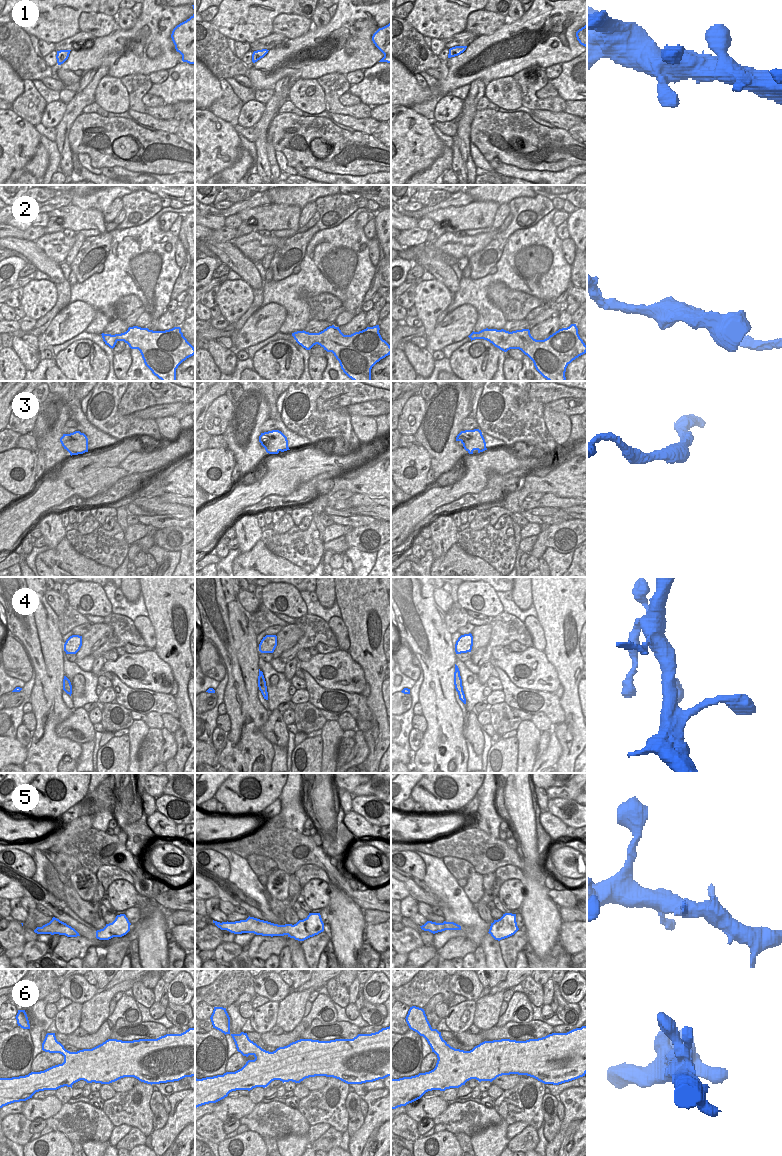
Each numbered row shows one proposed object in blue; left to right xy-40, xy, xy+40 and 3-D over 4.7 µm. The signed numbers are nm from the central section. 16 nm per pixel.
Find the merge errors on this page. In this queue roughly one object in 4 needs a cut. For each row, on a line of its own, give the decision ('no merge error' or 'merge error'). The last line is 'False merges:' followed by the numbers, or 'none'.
1: no merge error
2: no merge error
3: no merge error
4: no merge error
5: no merge error
6: no merge error
False merges: none

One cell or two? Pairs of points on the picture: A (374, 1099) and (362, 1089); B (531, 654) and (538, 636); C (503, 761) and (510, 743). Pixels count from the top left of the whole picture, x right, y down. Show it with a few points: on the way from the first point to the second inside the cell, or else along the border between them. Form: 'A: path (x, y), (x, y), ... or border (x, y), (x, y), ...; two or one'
A: border (380, 1088), (370, 1090), (363, 1097); two
B: border (532, 646), (543, 651); two
C: path (503, 757), (508, 747); one

